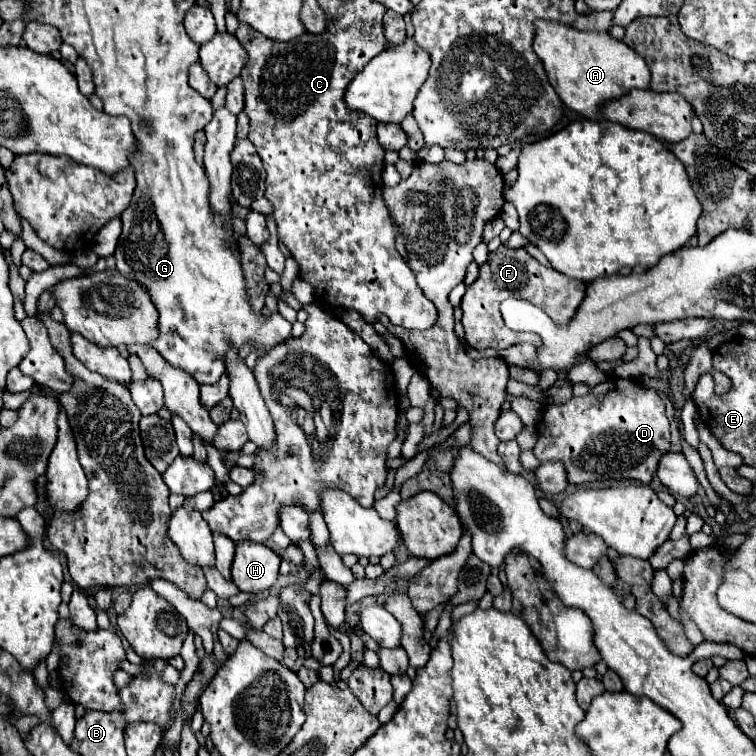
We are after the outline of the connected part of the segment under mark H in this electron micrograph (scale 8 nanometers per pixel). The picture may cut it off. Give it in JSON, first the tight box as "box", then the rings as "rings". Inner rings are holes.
{"box":[232,542,280,594],"rings":[[[240,542],[232,564],[232,582],[250,594],[262,594],[272,588],[278,578],[280,556],[264,544]]]}

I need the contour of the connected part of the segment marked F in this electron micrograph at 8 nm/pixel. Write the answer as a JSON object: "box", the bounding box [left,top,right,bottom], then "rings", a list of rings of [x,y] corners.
{"box":[462,246,586,350],"rings":[[[500,246],[496,252],[490,254],[488,264],[480,266],[480,276],[474,284],[468,286],[464,298],[462,298],[462,326],[466,330],[466,340],[470,346],[476,350],[484,348],[496,348],[504,350],[514,344],[530,342],[534,346],[540,346],[542,340],[538,334],[522,334],[522,332],[512,332],[506,328],[502,316],[500,316],[500,302],[506,298],[522,298],[528,300],[530,304],[536,304],[538,308],[546,310],[550,318],[562,326],[568,324],[582,300],[586,296],[586,284],[576,282],[572,278],[564,278],[564,274],[556,274],[556,270],[542,266],[538,260],[534,260],[530,254],[526,254],[524,248],[510,250],[506,246]]]}

